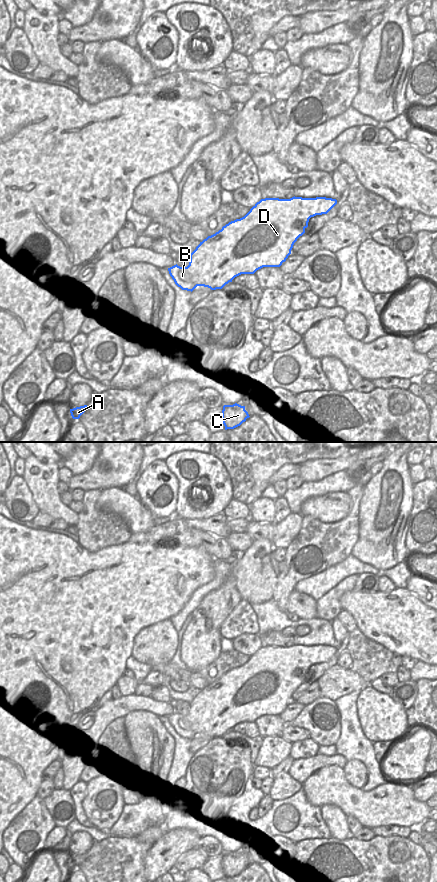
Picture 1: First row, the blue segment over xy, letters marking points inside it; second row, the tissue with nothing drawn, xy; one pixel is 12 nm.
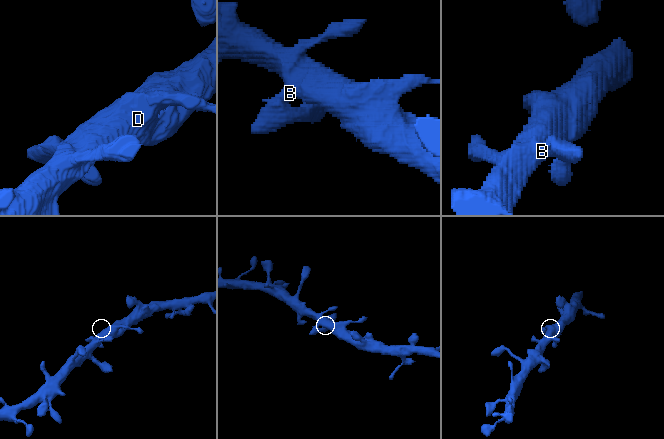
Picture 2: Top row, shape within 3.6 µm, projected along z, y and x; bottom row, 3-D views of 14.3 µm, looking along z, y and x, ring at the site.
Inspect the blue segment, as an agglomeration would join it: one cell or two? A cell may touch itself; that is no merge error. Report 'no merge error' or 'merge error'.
no merge error

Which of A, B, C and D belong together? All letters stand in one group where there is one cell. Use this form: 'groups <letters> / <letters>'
groups A B C D

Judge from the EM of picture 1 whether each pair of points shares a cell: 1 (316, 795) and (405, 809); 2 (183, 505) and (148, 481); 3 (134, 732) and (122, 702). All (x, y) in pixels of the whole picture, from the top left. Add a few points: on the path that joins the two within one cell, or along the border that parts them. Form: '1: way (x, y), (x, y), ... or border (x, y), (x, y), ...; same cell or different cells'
1: way (338, 795), (343, 795), (364, 806), (383, 806); same cell
2: border (176, 476), (177, 504), (173, 514); different cells
3: border (151, 713), (145, 710), (131, 710), (124, 717); different cells

